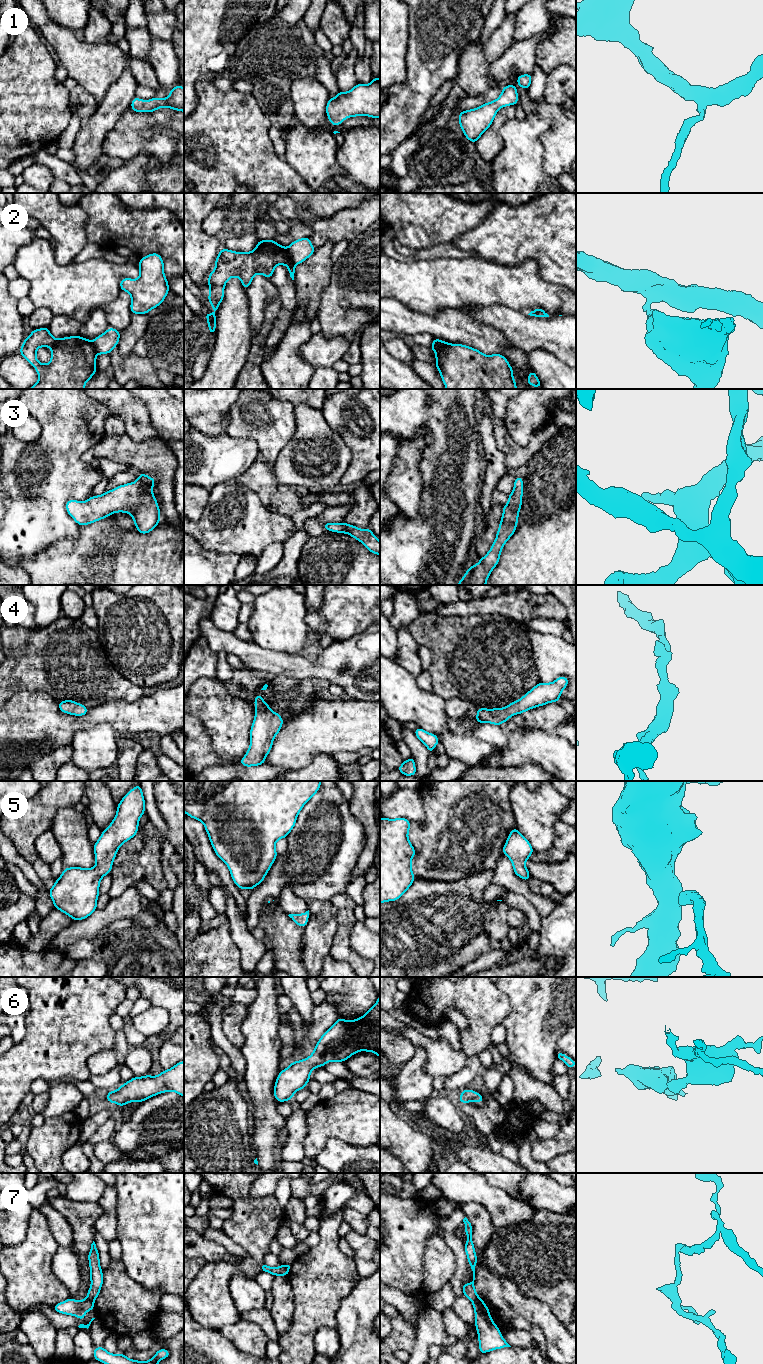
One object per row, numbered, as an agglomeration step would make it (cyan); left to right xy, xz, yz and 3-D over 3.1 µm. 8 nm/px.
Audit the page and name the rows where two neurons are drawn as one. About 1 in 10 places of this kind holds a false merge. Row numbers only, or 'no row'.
2, 7

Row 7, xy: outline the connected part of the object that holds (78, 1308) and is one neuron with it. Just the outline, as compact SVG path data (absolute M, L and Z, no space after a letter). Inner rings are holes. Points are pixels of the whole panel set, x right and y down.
M69 1298L54 1305L53 1309L58 1313L76 1316L80 1320L83 1320L87 1311L94 1310L94 1302L88 1298L84 1300L74 1300Z

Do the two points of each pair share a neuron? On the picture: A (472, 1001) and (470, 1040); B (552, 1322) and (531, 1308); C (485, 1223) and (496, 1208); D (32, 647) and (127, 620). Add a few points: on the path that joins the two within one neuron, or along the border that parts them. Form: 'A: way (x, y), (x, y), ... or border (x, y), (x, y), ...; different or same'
A: way (474, 1011), (474, 1030); same
B: way (547, 1321), (536, 1312); same
C: border (472, 1201), (480, 1203), (486, 1209), (496, 1227); different
D: border (96, 630), (98, 640), (105, 652); different

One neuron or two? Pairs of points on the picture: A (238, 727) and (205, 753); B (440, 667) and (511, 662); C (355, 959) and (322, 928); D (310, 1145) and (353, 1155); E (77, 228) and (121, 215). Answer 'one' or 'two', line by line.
A: two
B: one
C: two
D: two
E: two

